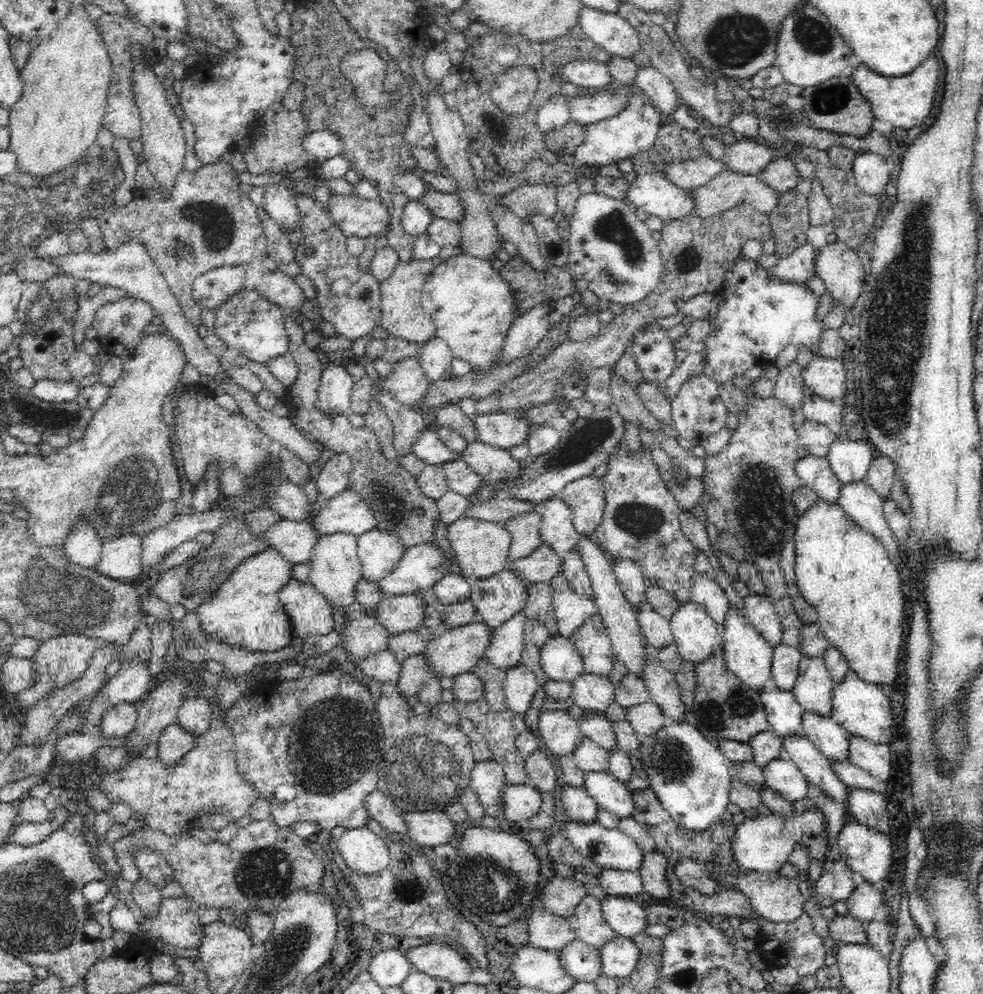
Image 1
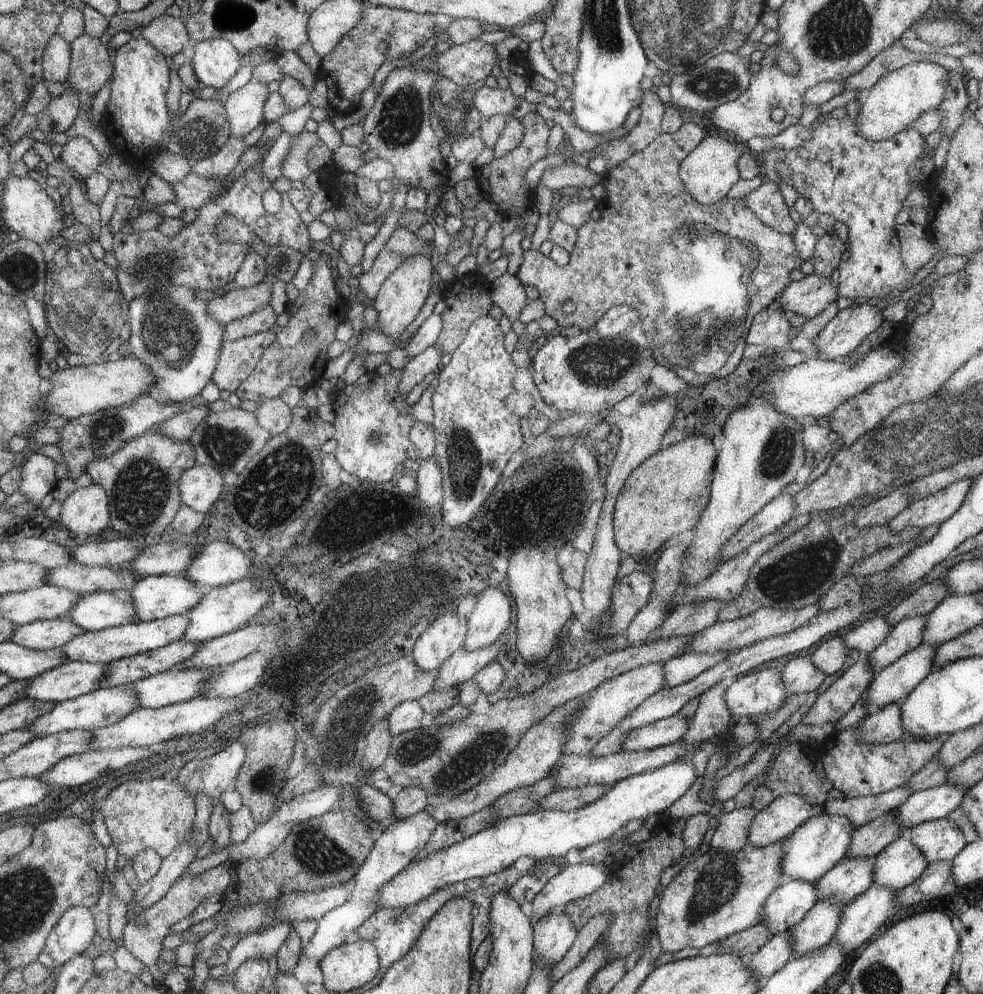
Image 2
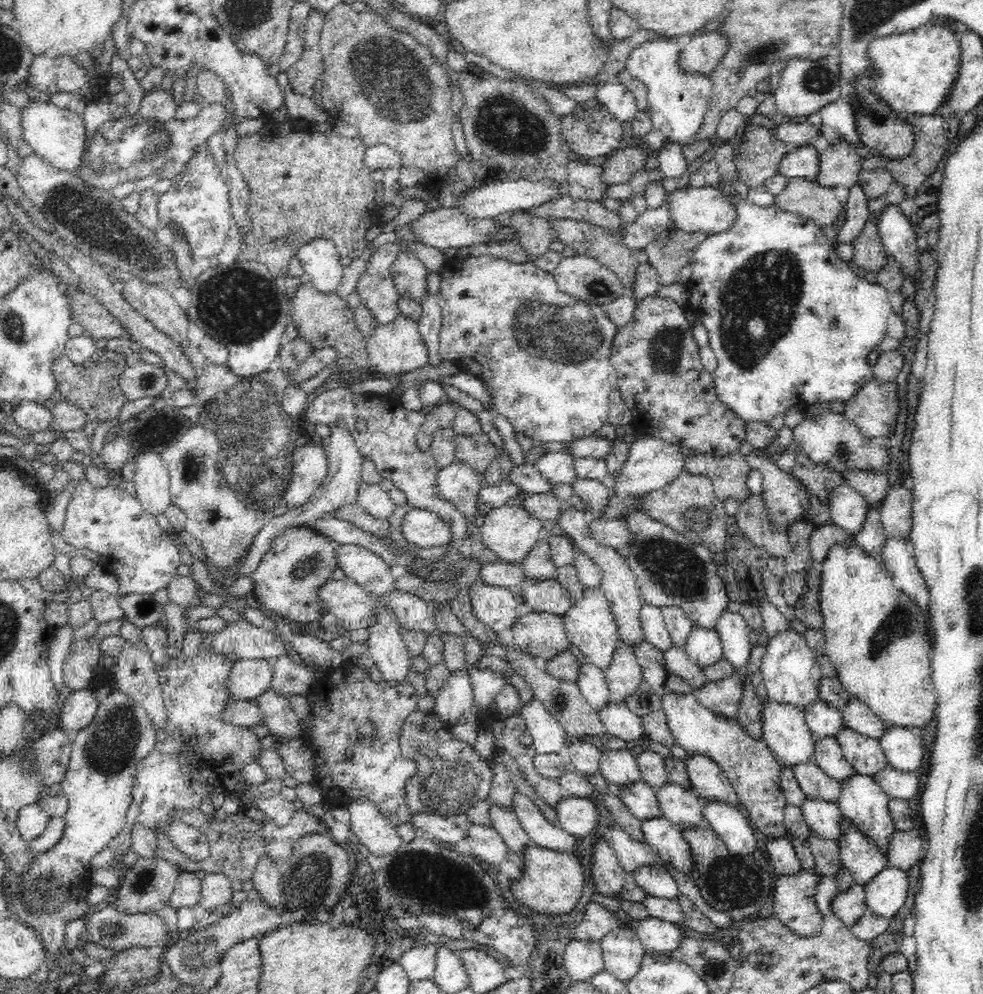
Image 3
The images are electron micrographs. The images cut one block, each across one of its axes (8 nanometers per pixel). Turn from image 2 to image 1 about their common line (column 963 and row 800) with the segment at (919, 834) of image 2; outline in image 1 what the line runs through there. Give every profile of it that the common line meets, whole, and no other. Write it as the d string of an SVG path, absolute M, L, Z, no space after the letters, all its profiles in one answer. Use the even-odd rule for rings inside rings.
M799 734L781 741L783 742L781 755L801 770L806 781L818 786L826 796L846 807L849 788L840 782L832 769L831 761L822 755L806 736Z

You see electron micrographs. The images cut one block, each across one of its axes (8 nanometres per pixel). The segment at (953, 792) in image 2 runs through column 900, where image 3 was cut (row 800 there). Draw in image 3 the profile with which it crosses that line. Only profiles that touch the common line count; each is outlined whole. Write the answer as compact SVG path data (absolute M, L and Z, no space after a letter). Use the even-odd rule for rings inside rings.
M807 798L799 807L812 833L833 842L842 838L844 816L837 803Z

